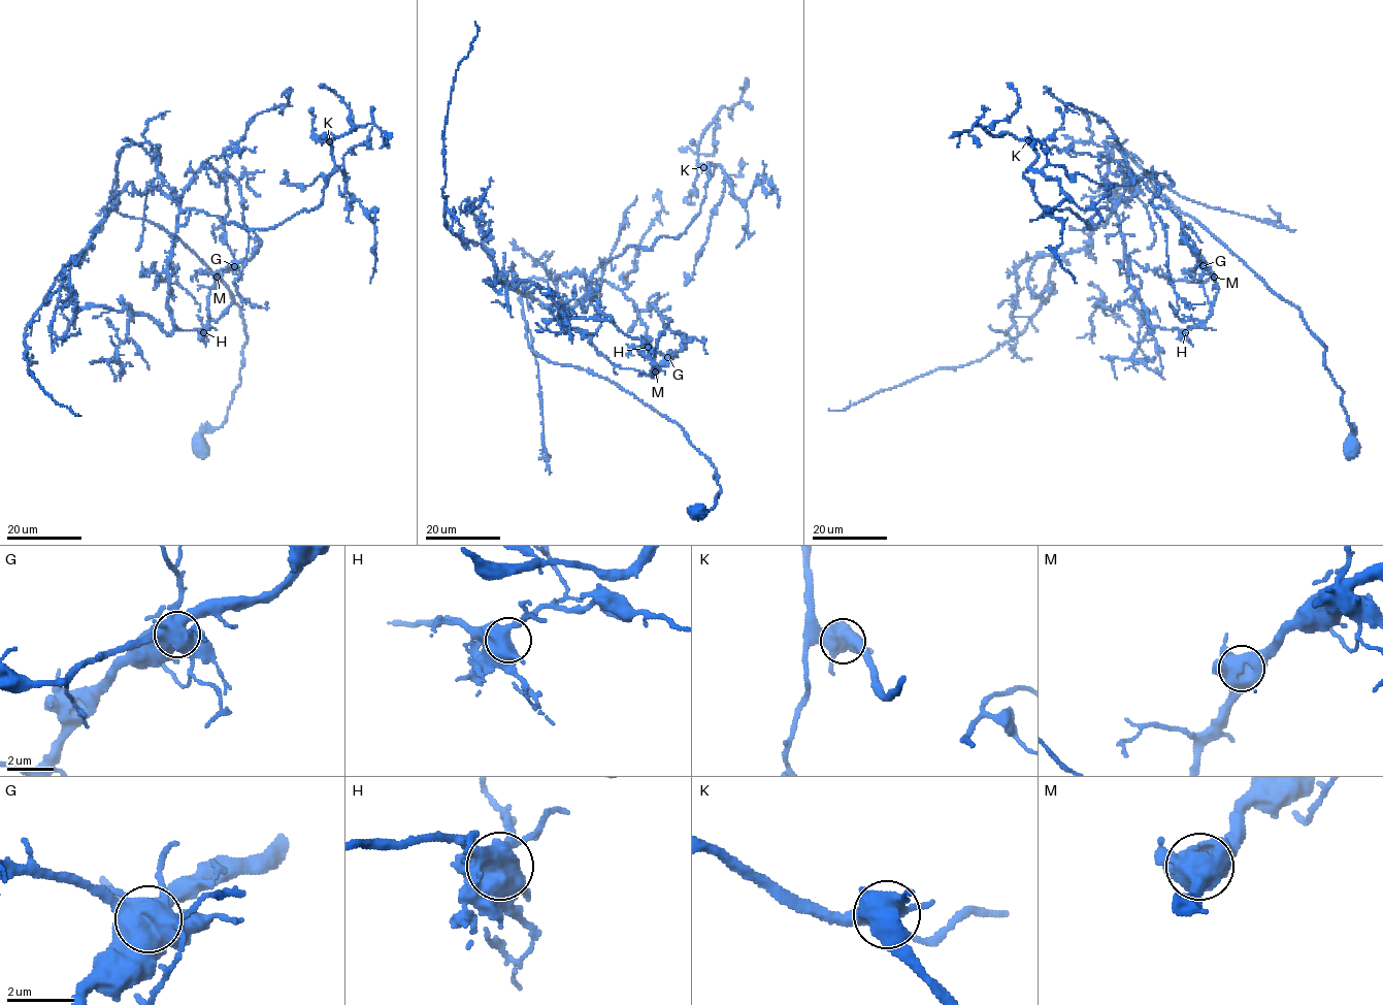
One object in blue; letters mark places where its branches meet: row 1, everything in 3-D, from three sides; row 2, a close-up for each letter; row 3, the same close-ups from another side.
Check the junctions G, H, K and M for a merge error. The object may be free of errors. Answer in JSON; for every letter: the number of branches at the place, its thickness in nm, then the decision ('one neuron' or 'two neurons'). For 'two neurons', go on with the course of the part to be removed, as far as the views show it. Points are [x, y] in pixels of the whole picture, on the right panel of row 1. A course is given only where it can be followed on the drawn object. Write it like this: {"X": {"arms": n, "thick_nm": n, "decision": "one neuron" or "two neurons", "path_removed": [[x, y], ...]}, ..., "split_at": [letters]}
{"G": {"arms": 7, "thick_nm": 650, "decision": "two neurons", "path_removed": [[1203, 266], [1218, 290], [1212, 314], [1205, 321], [1181, 320], [1169, 302]]}, "H": {"arms": 4, "thick_nm": 550, "decision": "one neuron"}, "K": {"arms": 4, "thick_nm": 600, "decision": "one neuron"}, "M": {"arms": 5, "thick_nm": 600, "decision": "one neuron"}, "split_at": ["G"]}

